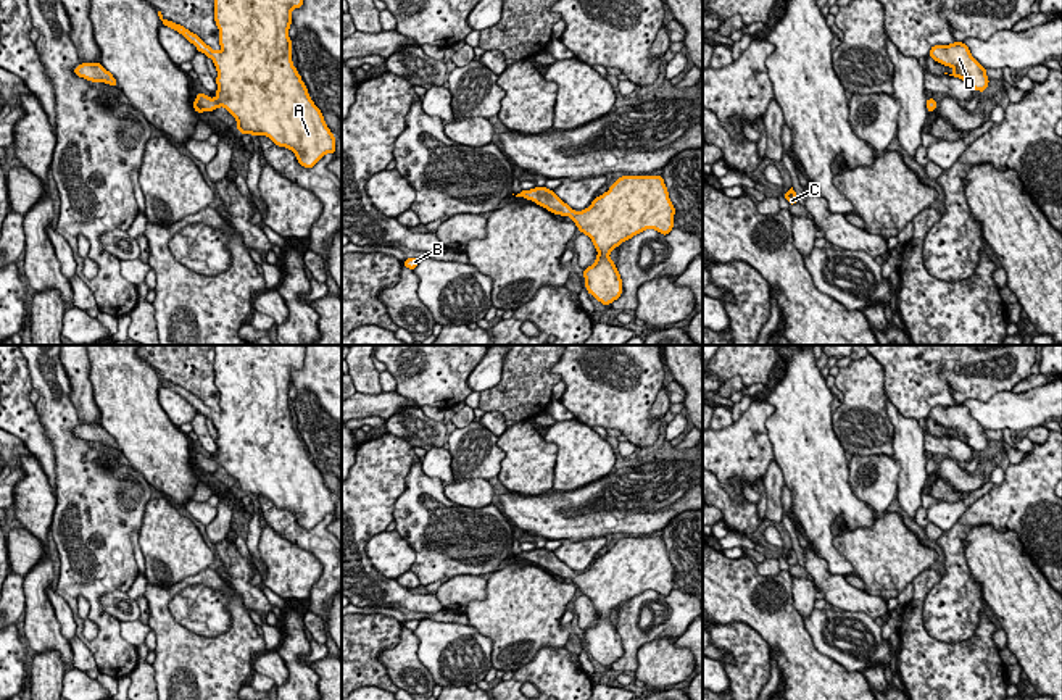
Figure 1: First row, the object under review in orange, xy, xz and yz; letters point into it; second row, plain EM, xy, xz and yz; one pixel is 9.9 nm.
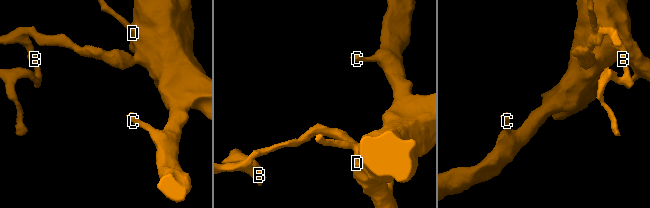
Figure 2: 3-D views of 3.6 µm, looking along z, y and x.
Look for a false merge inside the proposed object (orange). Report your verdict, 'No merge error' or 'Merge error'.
No merge error

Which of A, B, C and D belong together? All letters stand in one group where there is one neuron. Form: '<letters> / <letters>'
A B C D

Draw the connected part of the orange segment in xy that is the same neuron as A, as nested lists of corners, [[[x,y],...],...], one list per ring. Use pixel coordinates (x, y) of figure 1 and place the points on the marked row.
[[[214,0],[214,21],[219,29],[221,52],[213,50],[197,34],[158,16],[161,24],[182,34],[198,52],[213,60],[218,77],[216,97],[197,92],[192,103],[197,113],[224,106],[237,121],[237,131],[268,135],[277,147],[292,150],[301,166],[313,168],[326,153],[335,153],[335,137],[326,126],[321,110],[309,98],[308,89],[292,61],[292,11],[303,0]]]

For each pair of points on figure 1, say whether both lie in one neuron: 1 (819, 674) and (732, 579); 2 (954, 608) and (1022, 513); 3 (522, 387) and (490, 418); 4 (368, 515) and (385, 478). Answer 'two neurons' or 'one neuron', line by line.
1: one neuron
2: one neuron
3: two neurons
4: one neuron

